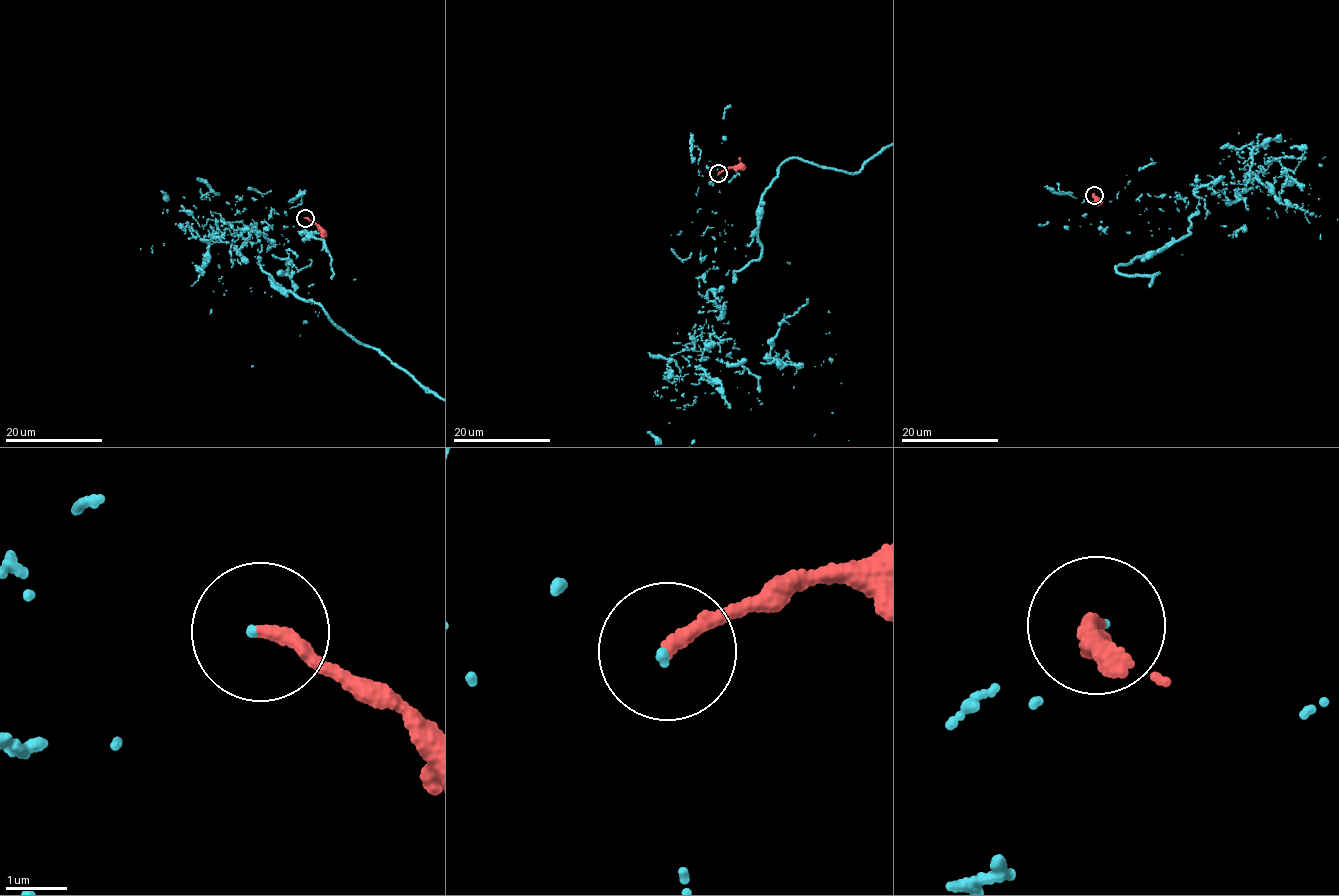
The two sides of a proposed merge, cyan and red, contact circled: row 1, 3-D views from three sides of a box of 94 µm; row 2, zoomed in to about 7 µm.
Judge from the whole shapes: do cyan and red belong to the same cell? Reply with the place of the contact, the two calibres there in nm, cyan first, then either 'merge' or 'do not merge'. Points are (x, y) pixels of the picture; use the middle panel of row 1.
place (718, 173); calibres 70 and 240 nm; merge

